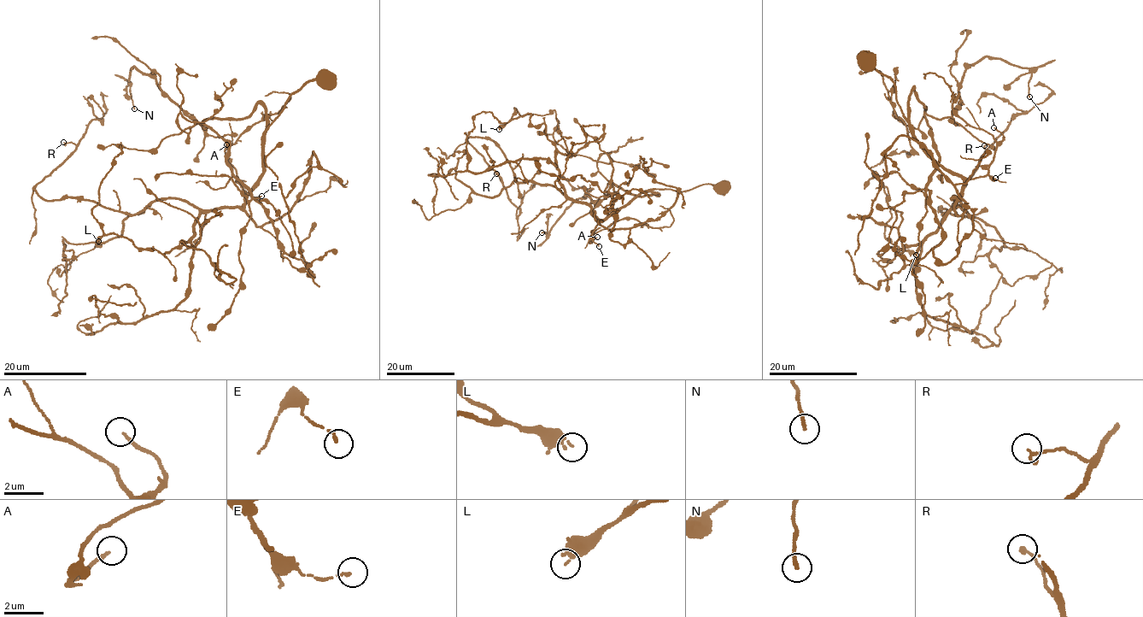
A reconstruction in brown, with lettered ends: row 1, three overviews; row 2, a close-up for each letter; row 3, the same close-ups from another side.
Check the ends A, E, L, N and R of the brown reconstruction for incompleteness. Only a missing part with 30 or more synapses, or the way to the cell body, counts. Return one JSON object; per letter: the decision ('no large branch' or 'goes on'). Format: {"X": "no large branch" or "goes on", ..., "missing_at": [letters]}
{"A": "goes on", "E": "no large branch", "L": "no large branch", "N": "no large branch", "R": "no large branch", "missing_at": ["A"]}

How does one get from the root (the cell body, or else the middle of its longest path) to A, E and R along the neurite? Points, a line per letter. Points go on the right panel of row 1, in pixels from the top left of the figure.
A: (870, 62), (893, 83), (896, 99), (921, 149), (962, 179), (987, 173), (997, 145), (1003, 138), (993, 127)
E: (870, 62), (893, 83), (896, 99), (908, 120), (913, 138), (924, 152), (962, 179), (995, 178)
R: (870, 62), (893, 83), (921, 149), (962, 179), (952, 198), (969, 216), (941, 211), (984, 145)

